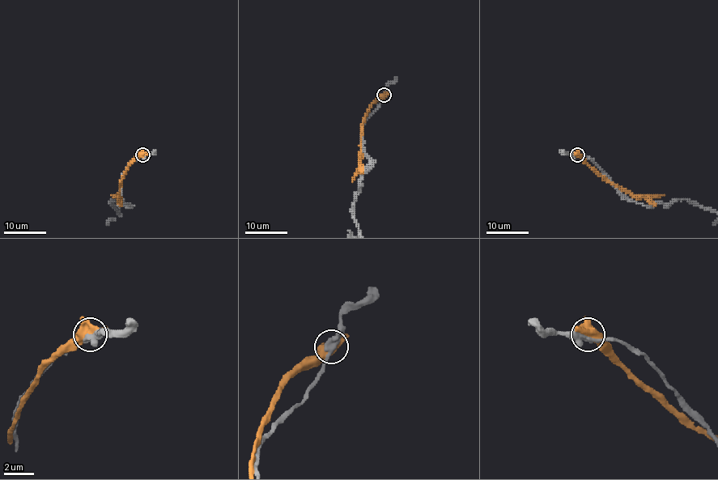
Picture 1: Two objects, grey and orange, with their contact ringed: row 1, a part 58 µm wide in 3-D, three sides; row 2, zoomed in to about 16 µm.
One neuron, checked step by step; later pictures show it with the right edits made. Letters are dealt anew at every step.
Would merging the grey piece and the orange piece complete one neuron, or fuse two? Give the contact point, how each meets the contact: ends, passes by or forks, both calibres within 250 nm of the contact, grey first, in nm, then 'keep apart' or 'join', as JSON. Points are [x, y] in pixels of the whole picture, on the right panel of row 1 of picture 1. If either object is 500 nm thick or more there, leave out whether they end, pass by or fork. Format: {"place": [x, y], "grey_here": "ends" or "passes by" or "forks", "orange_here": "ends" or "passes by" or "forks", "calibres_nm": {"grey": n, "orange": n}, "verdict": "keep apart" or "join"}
{"place": [577, 155], "calibres_nm": {"grey": 380, "orange": 600}, "verdict": "keep apart"}

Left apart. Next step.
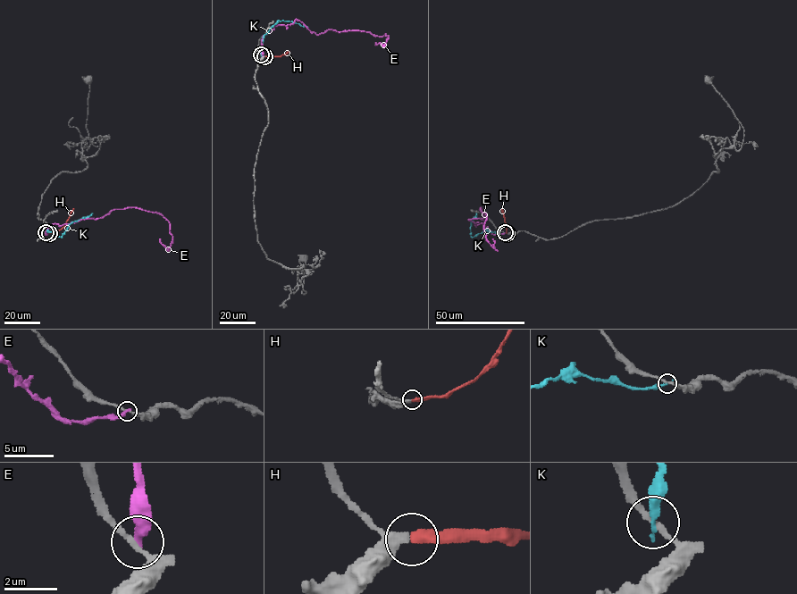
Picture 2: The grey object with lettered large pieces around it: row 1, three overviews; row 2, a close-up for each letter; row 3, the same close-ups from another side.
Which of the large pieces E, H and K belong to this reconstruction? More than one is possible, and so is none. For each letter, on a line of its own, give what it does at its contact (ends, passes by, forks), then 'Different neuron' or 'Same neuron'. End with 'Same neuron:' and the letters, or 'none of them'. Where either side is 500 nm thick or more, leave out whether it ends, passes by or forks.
E: It ends there. Different neuron
H: It ends there. Same neuron
K: It ends there. Different neuron
Same neuron: H

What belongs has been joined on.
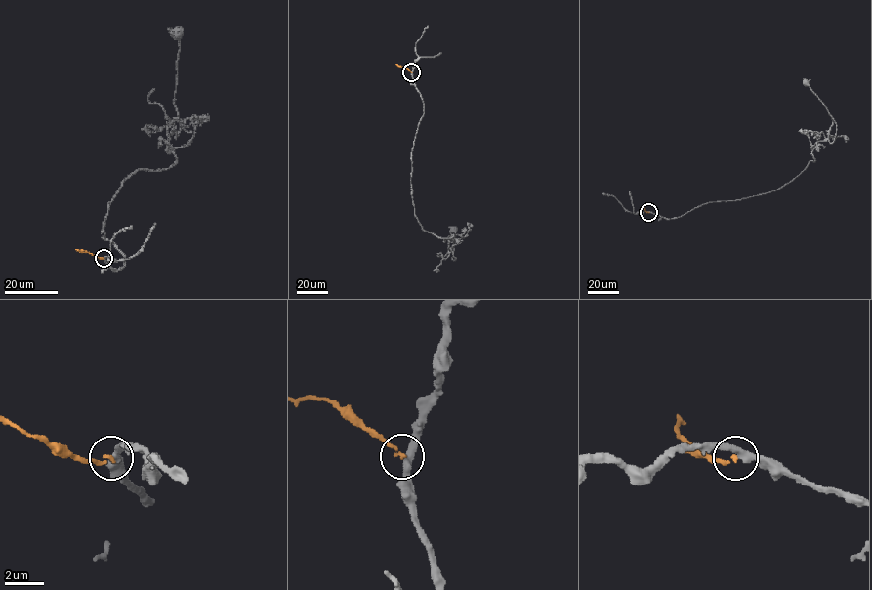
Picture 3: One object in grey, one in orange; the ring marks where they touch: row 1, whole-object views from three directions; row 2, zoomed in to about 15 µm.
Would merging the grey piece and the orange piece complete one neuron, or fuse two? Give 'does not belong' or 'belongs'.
belongs

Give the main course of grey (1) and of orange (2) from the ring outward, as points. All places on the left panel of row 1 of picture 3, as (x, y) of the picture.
1: (103, 258), (113, 269), (124, 265), (103, 231), (121, 183), (176, 160), (167, 134), (180, 129), (176, 34)
2: (103, 258), (76, 250)

